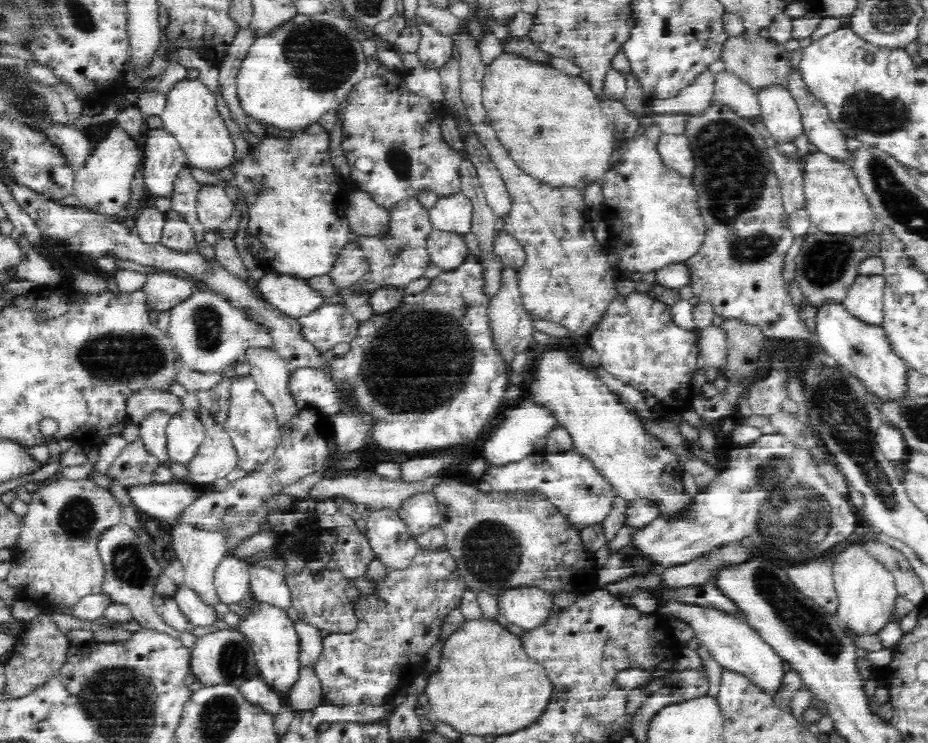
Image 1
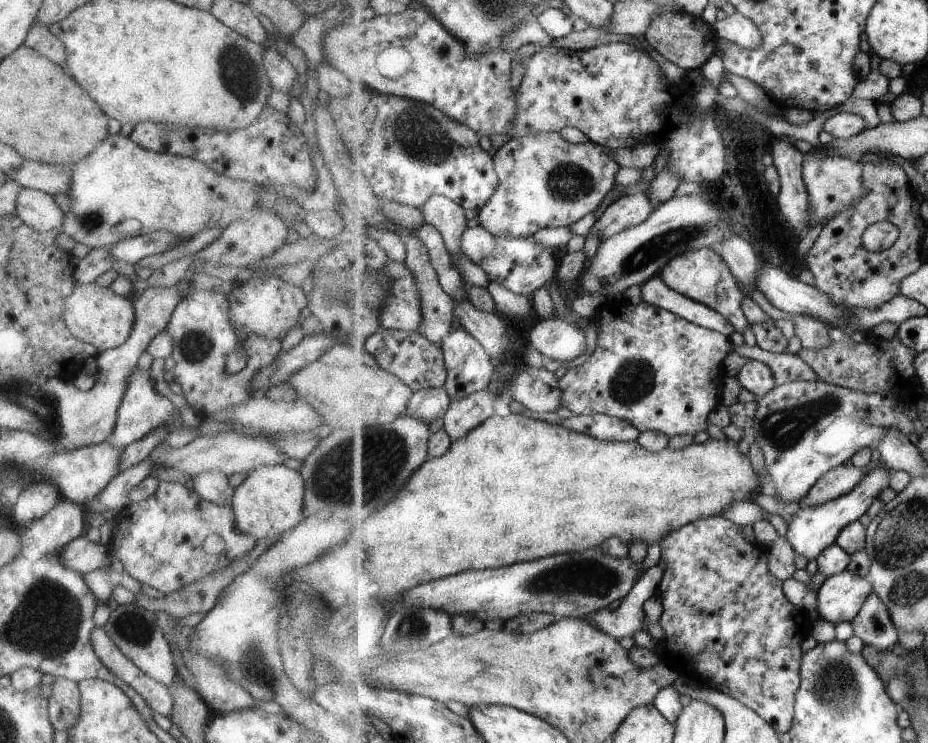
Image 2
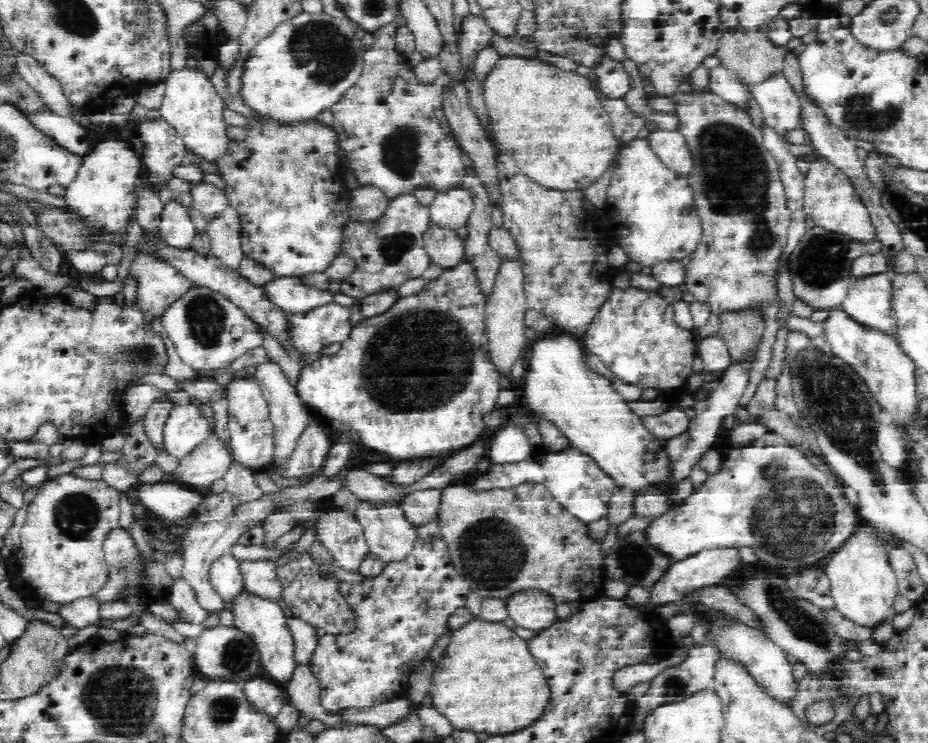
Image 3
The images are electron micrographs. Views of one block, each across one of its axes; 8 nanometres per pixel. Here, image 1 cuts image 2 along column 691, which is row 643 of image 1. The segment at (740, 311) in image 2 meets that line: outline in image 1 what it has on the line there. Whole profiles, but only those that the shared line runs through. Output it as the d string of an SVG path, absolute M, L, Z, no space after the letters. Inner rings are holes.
M252 602L246 612L239 616L237 629L252 645L256 655L256 666L266 683L274 690L286 694L297 681L299 664L299 648L293 622L288 618L286 610L268 602Z

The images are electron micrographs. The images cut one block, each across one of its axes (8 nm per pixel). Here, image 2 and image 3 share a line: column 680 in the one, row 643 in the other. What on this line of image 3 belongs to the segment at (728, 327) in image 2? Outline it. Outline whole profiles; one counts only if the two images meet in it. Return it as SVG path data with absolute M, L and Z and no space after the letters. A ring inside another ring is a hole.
M291 614L285 616L285 621L286 627L288 627L290 635L292 635L294 663L306 665L318 638L315 627L309 622L296 618Z

